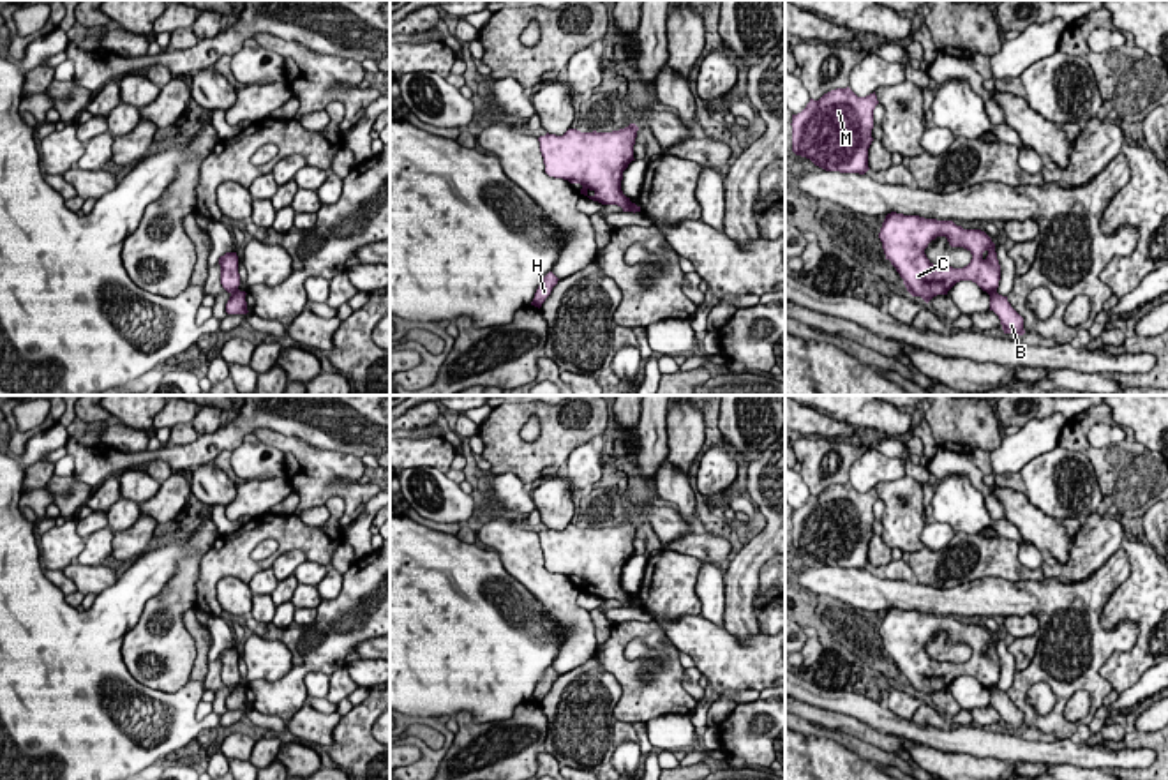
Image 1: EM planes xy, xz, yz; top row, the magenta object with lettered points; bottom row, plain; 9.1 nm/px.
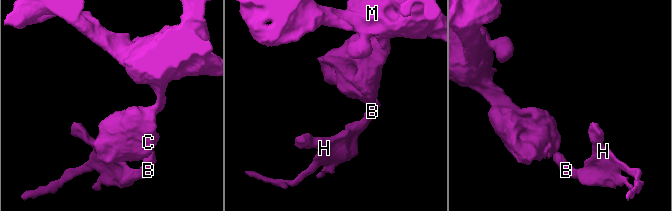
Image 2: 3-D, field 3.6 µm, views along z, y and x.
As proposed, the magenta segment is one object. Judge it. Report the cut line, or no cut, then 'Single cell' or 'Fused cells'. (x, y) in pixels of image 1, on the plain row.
Split along xy (239, 685), (232, 689). Fused cells

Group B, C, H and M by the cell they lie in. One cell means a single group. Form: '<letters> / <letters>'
B H / C M

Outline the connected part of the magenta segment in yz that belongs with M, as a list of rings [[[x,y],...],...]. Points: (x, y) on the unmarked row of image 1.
[[[849,482],[831,485],[819,496],[810,494],[801,508],[792,510],[792,547],[826,566],[865,570],[870,565],[868,544],[873,536],[873,505],[877,499],[875,487],[857,492]]]

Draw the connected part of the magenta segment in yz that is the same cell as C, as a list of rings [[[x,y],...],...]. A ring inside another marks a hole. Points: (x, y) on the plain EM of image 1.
[[[891,607],[886,611],[879,634],[886,655],[896,664],[907,686],[926,699],[960,676],[972,676],[988,690],[995,688],[1000,676],[1000,660],[995,639],[981,625],[963,625],[953,616],[925,614]],[[937,632],[946,632],[951,642],[963,642],[972,655],[963,664],[933,660],[925,644]]]

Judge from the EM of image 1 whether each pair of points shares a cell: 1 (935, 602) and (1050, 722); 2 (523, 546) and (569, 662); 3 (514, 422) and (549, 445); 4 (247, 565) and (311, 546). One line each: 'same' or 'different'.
1: same
2: same
3: same
4: same

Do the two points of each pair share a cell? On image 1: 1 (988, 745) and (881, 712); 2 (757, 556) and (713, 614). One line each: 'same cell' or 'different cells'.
1: same cell
2: different cells

